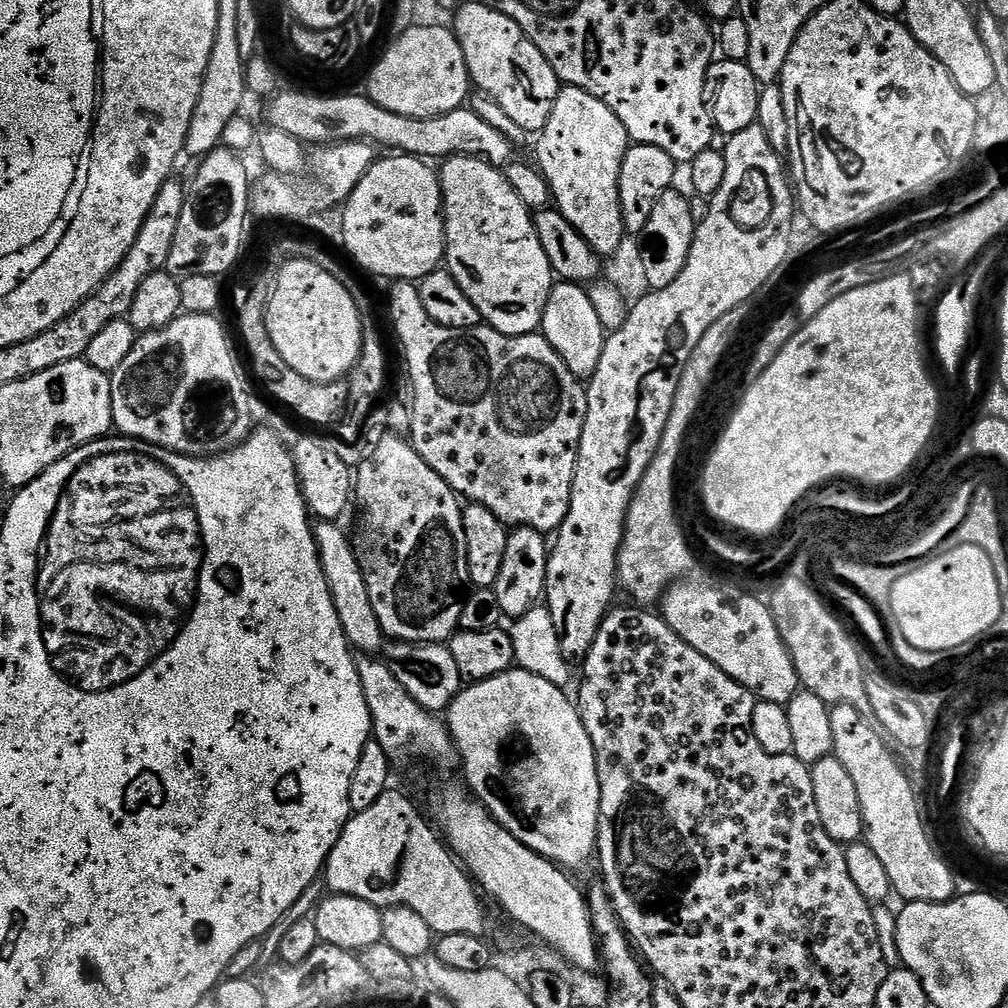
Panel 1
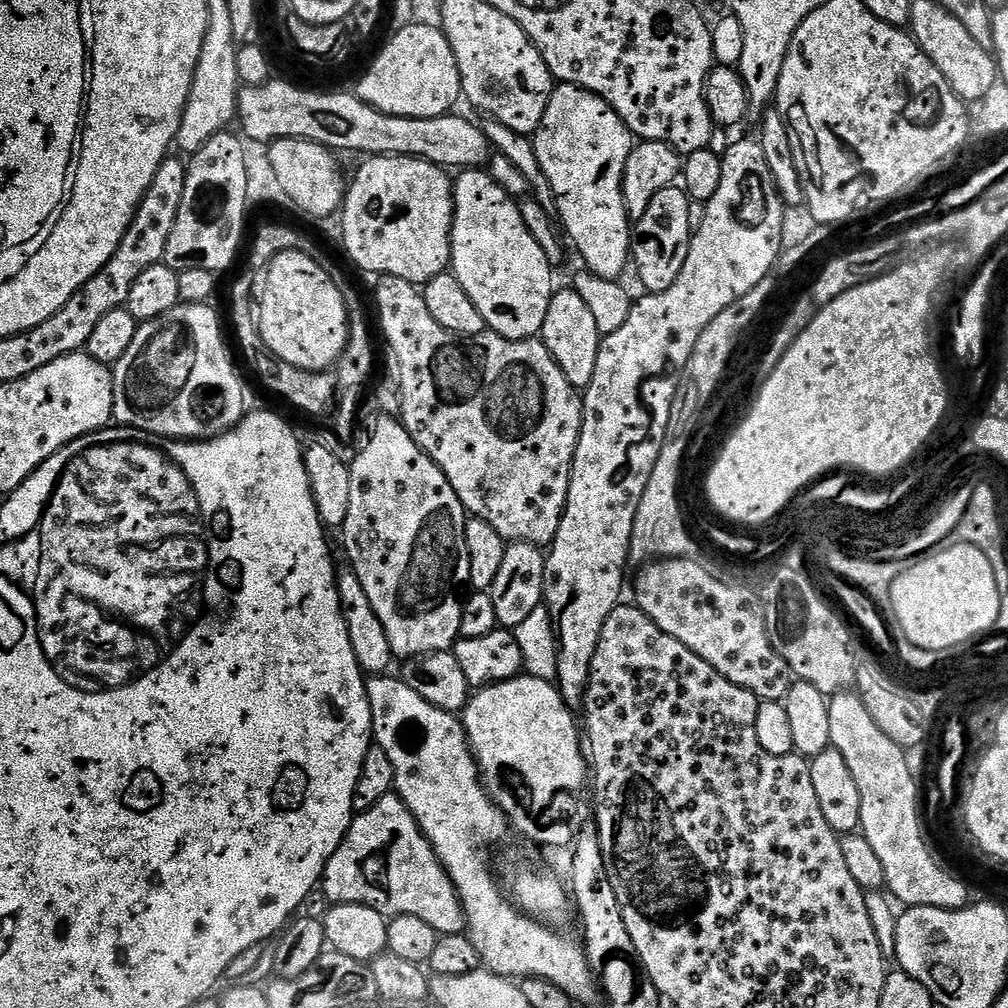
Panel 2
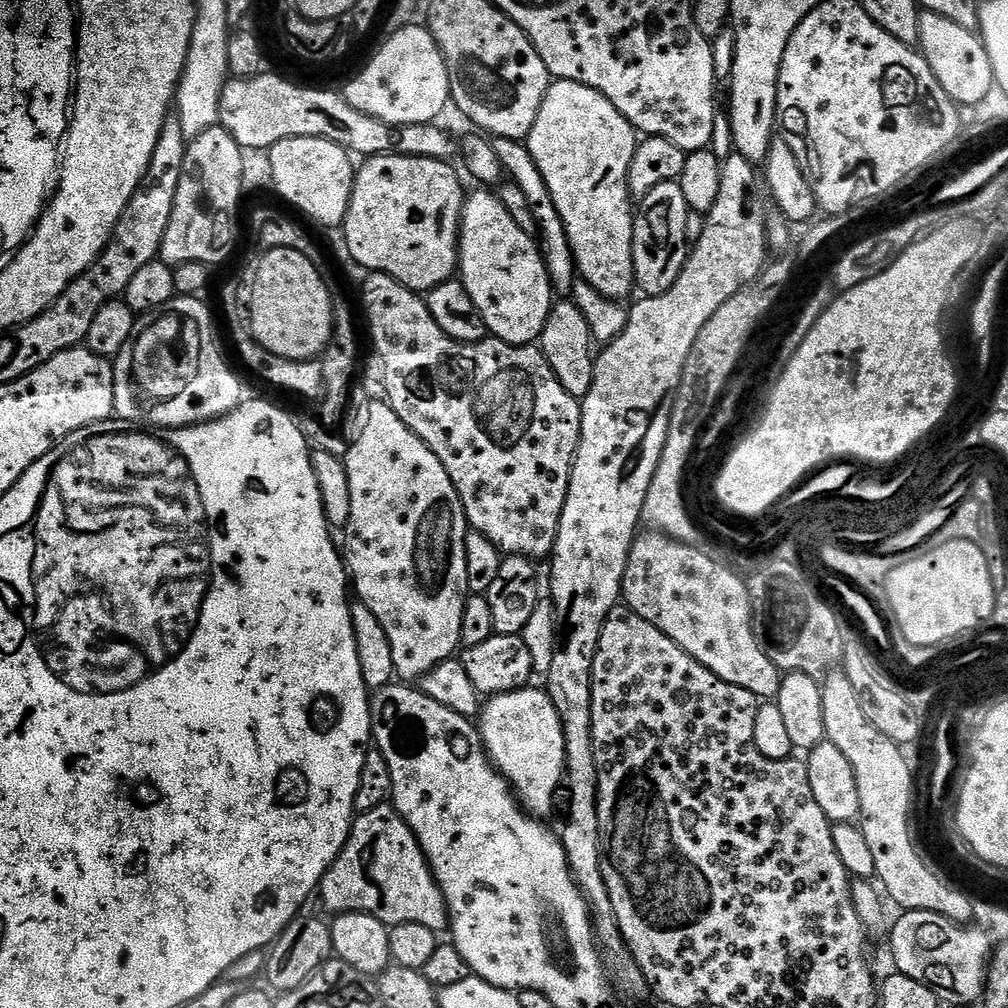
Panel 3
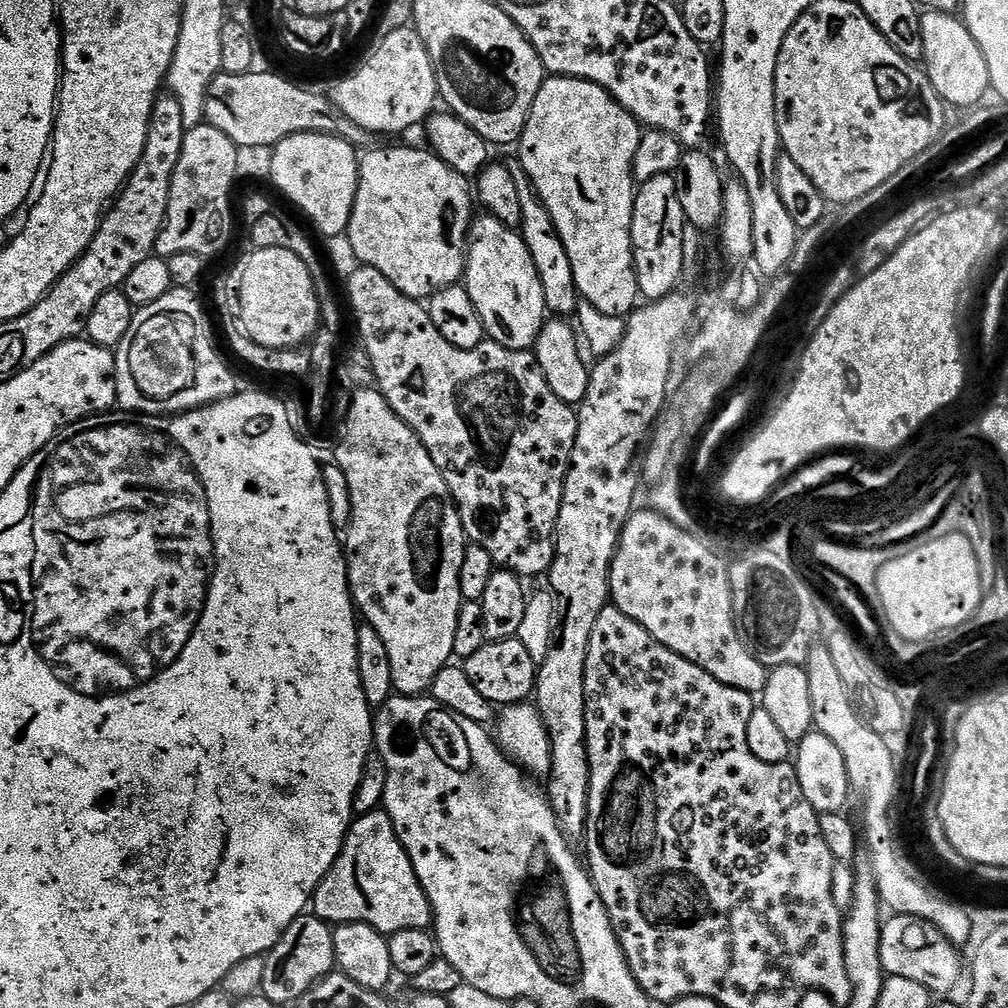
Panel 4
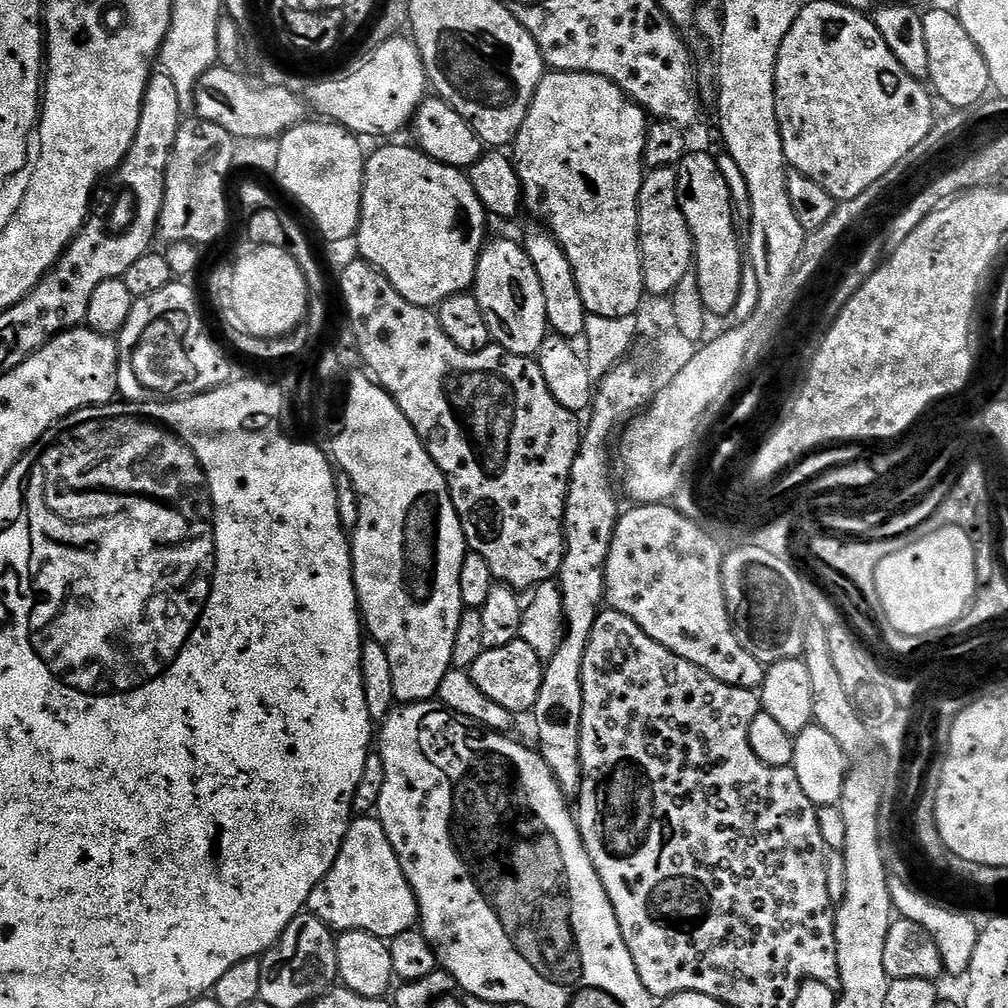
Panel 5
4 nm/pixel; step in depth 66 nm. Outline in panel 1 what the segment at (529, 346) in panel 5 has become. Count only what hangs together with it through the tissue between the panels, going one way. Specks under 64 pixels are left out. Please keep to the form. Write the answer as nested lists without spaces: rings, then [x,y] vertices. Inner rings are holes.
[[[449,156],[439,165],[438,175],[440,189],[444,195],[444,243],[446,245],[446,270],[462,286],[466,298],[478,306],[481,321],[487,327],[498,330],[507,336],[530,336],[543,325],[544,311],[548,296],[554,287],[554,273],[550,266],[550,258],[546,258],[546,250],[542,250],[542,242],[538,242],[538,230],[534,219],[533,209],[522,202],[522,198],[514,190],[514,186],[508,181],[507,175],[501,169],[496,168],[489,160],[481,160],[479,156]]]

